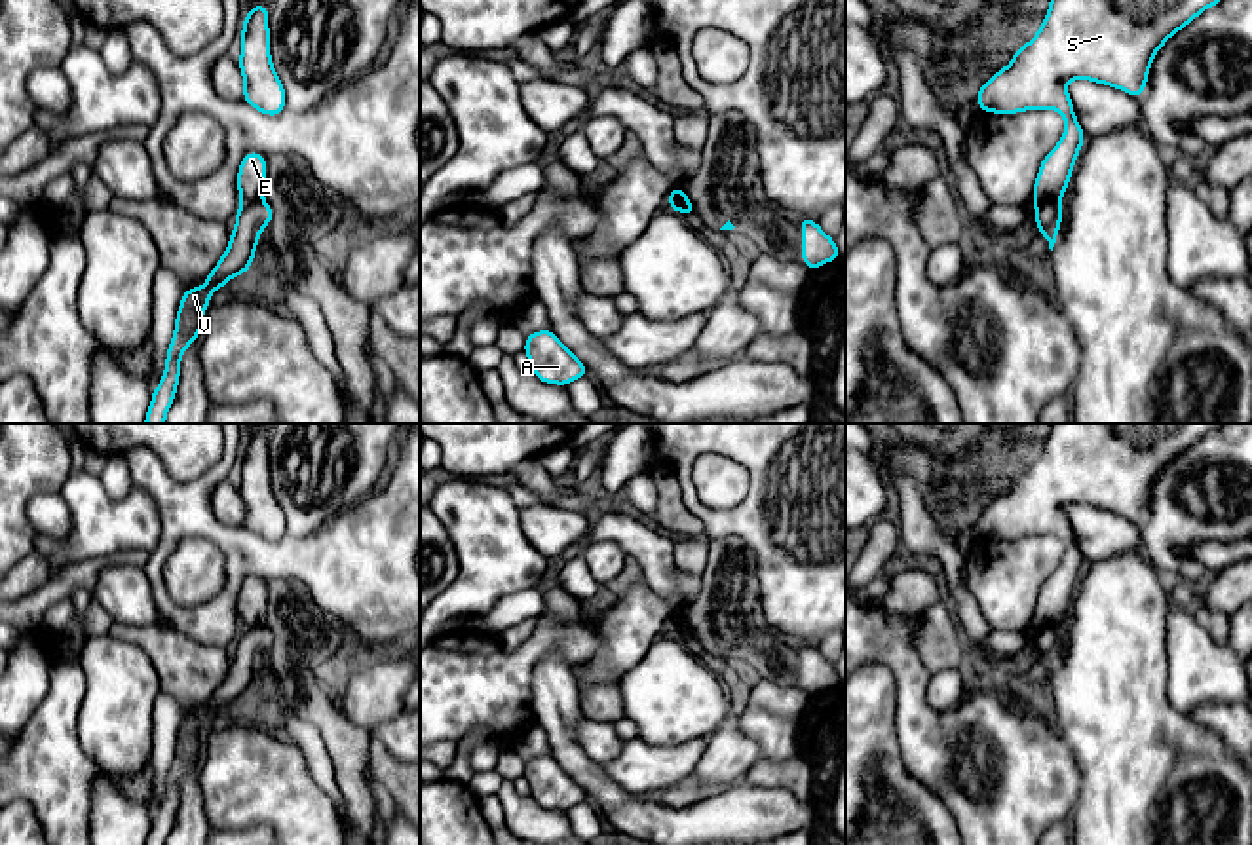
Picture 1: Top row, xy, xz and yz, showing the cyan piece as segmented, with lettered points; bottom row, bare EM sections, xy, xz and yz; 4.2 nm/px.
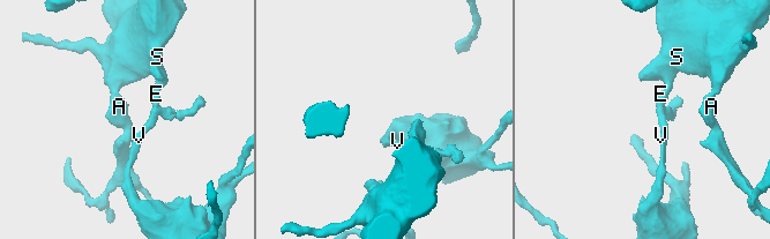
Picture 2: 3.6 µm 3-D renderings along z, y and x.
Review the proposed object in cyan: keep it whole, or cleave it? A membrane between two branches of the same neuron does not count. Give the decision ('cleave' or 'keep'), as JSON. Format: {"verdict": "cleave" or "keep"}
{"verdict": "cleave"}

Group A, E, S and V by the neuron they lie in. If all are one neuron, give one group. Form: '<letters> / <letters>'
A E S / V

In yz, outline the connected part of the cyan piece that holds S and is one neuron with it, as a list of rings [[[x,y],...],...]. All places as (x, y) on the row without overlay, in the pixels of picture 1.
[[[1051,423],[1039,458],[1013,480],[1009,492],[986,505],[977,518],[980,537],[1016,539],[1022,535],[1053,534],[1064,541],[1066,554],[1060,568],[1043,583],[1032,627],[1060,629],[1085,568],[1066,516],[1068,505],[1091,505],[1142,522],[1153,480],[1161,471],[1224,423]]]

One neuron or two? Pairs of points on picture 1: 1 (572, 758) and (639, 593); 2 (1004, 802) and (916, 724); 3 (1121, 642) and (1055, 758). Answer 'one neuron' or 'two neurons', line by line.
1: two neurons
2: one neuron
3: two neurons

